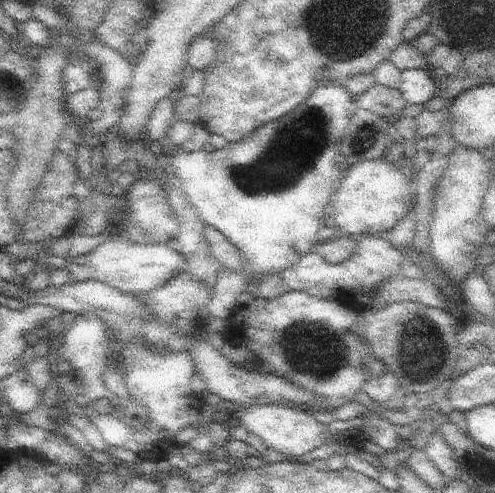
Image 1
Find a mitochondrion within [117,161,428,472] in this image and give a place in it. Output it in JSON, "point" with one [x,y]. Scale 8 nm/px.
{"point":[310,348]}

